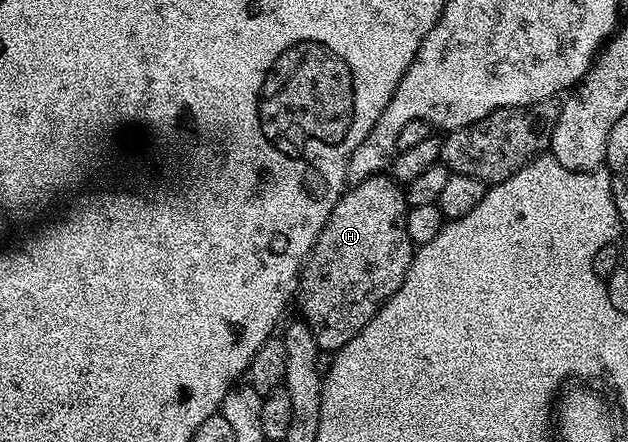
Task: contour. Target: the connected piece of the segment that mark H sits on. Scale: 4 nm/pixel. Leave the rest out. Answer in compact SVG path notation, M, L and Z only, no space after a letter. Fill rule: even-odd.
M378 174L357 188L347 189L341 200L332 208L332 216L324 224L316 244L311 248L302 274L298 277L296 306L302 309L301 317L312 328L319 351L336 352L359 334L380 312L385 302L404 284L404 276L414 258L415 245L410 241L406 227L406 196L403 187L393 177Z

